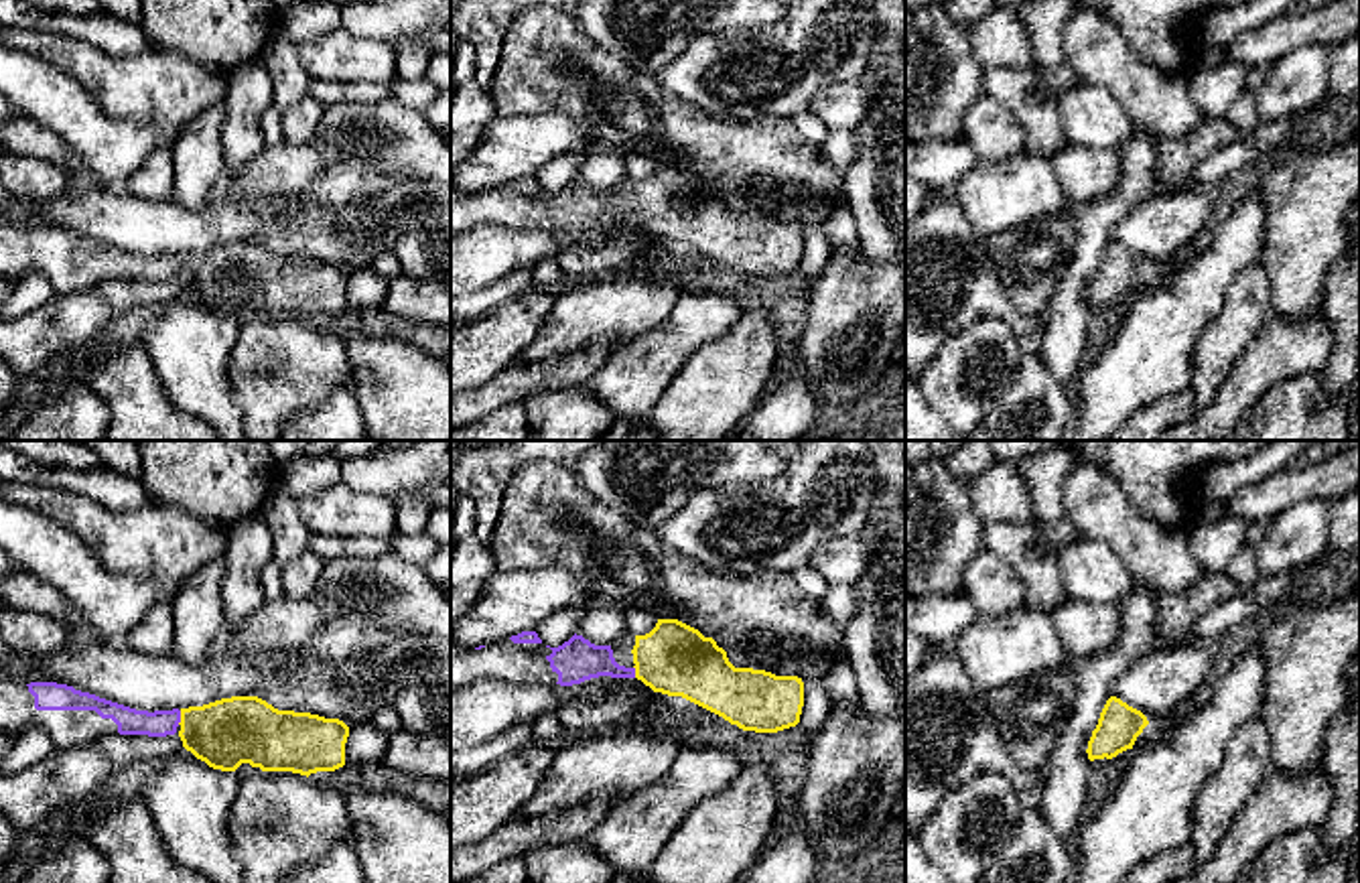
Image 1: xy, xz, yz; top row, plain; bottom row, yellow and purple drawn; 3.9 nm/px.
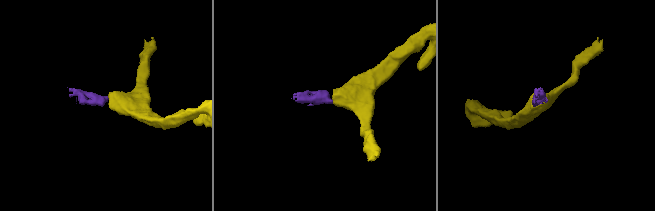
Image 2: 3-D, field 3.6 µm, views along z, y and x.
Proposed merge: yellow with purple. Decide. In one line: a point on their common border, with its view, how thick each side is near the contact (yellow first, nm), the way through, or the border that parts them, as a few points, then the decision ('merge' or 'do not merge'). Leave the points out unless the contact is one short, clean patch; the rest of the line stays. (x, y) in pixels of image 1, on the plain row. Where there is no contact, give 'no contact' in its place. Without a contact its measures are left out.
xy (181, 262) | 280/110 nm | across xy (242, 275), (204, 275), (181, 262), (130, 266) | merge

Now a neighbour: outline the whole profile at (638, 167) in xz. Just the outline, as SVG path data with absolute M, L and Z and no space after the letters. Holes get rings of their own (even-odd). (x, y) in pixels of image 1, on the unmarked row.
M625 154L625 171L631 181L645 181L658 168L658 162L643 154Z

